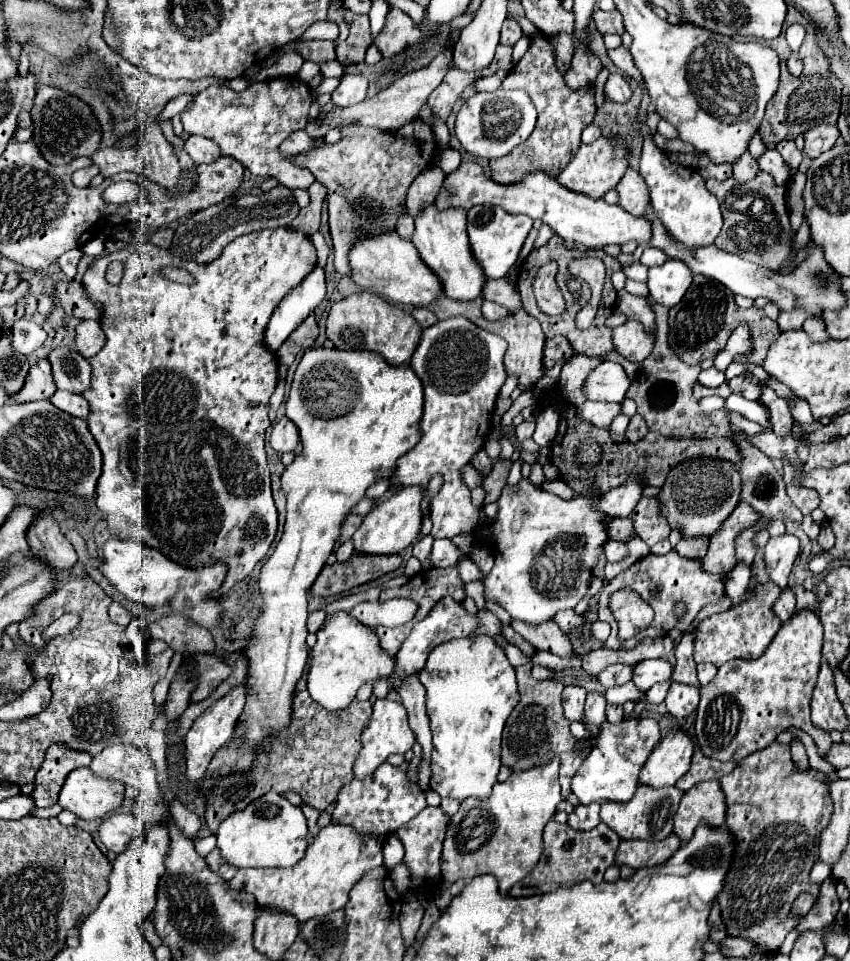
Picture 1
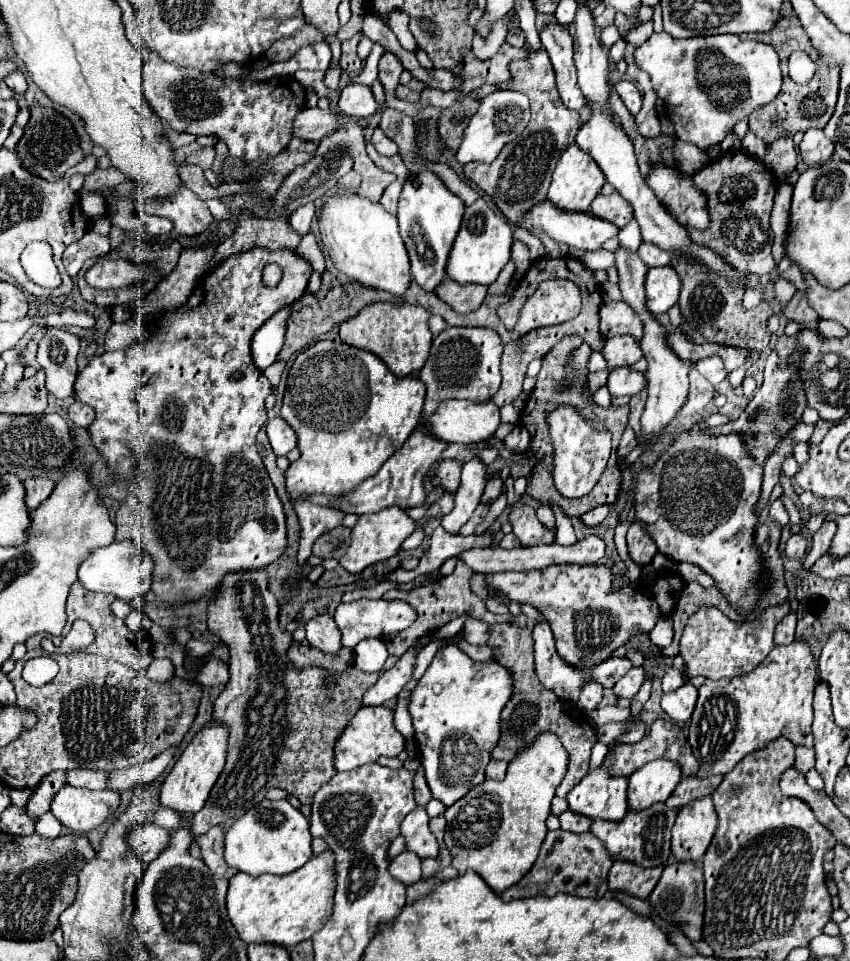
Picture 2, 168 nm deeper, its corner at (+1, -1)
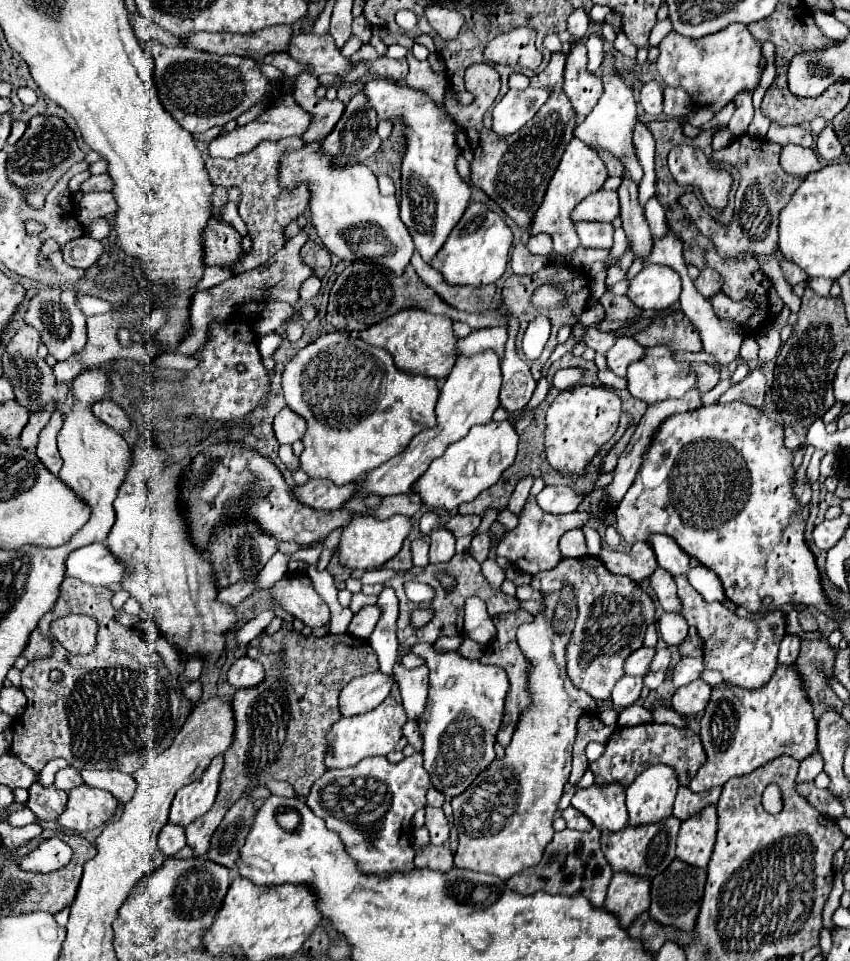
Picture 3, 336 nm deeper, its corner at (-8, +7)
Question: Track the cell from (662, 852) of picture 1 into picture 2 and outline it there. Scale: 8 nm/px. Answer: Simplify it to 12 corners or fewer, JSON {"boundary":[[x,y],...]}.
{"boundary":[[614,861],[608,873],[612,891],[646,899],[664,867],[644,869]]}

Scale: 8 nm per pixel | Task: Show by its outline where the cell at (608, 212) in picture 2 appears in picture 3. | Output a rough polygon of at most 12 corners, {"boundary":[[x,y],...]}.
{"boundary":[[599,189],[571,211],[579,221],[613,221],[615,191]]}

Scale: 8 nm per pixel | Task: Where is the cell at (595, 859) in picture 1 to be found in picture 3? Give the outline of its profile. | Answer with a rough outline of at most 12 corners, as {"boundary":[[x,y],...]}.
{"boundary":[[601,831],[555,833],[541,863],[507,881],[523,895],[583,895],[601,909],[613,871]]}

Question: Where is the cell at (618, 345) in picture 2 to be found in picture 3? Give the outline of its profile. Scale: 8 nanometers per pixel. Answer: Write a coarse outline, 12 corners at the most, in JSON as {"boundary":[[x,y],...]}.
{"boundary":[[619,337],[607,351],[607,367],[625,377],[643,355],[633,337]]}

